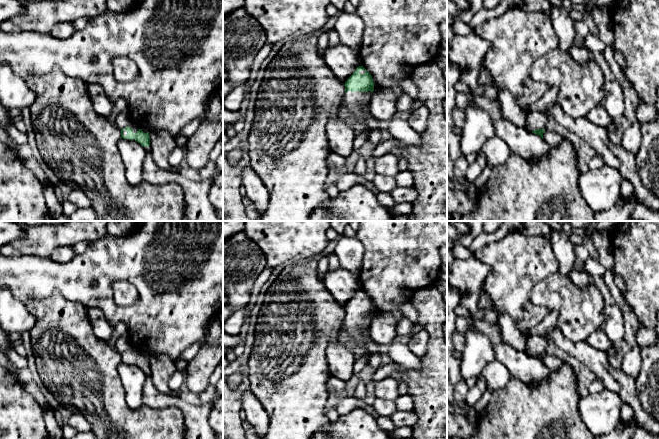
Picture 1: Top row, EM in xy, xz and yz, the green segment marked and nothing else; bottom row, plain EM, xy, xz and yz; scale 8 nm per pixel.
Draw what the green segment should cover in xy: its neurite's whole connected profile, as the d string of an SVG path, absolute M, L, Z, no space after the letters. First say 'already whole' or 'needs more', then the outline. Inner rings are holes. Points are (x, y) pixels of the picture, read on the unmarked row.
needs more; M134 347L121 353L121 362L134 364L144 371L146 378L142 389L142 404L154 409L168 406L180 409L184 416L184 439L216 439L208 421L212 410L210 403L193 405L179 396L159 392L151 379L149 356Z

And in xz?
needs more; M361 289L344 308L343 332L351 335L351 342L365 349L365 343L371 340L369 328L374 315L371 298Z

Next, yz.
needs more; M537 353L532 355L532 357L539 359L550 370L559 369L565 362L563 358L560 358L556 355L547 355L545 353Z

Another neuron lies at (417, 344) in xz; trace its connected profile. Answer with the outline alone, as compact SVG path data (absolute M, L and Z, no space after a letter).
M421 330L412 335L409 340L408 347L411 352L418 358L422 358L427 351L428 334L425 330Z

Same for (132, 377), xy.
M119 363L118 373L125 390L126 402L132 409L142 406L142 389L146 375L144 371L129 363Z

